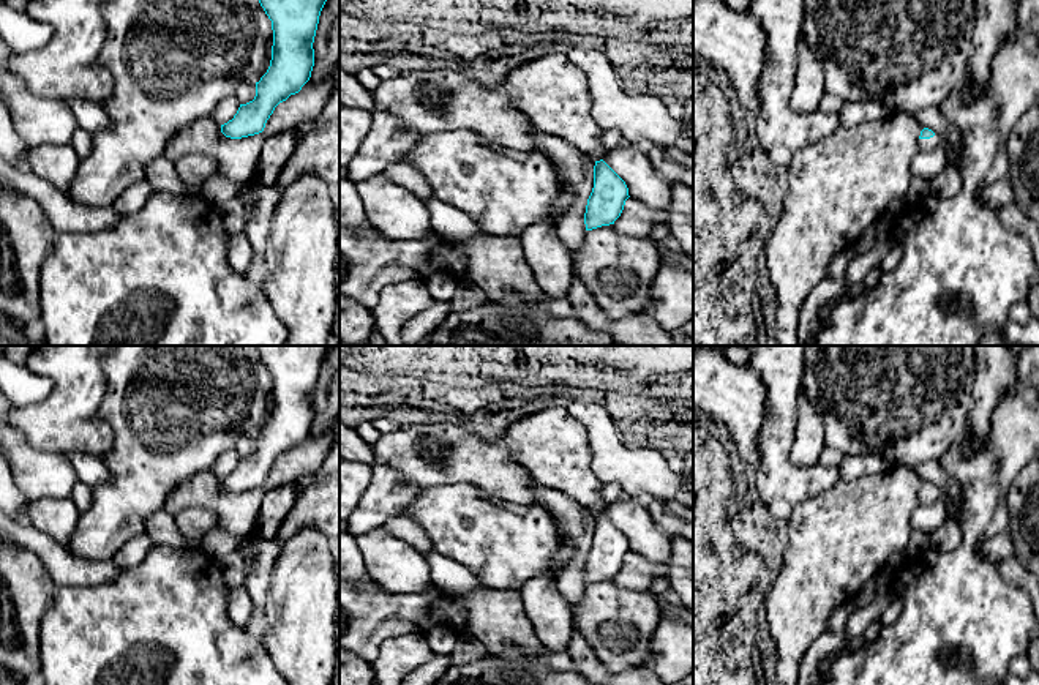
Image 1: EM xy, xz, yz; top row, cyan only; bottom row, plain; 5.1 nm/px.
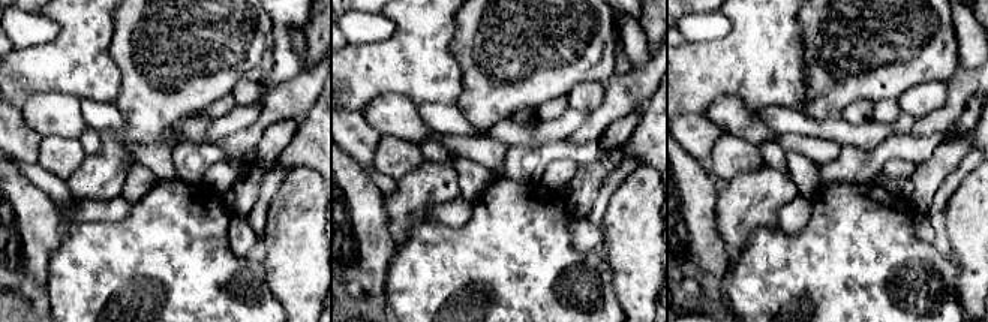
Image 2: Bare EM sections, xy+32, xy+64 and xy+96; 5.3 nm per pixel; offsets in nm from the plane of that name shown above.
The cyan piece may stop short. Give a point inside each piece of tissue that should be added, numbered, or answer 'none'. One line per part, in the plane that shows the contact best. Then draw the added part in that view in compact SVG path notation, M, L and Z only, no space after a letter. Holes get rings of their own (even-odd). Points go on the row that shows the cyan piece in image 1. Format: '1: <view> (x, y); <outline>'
1: yz (937, 141); M935 133L935 136L930 139L919 139L921 152L933 152L940 147L943 147L946 150L946 158L947 158L949 156L949 142L944 137L941 137L938 133Z

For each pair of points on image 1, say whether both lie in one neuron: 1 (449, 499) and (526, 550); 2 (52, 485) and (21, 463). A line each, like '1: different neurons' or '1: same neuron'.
1: same neuron
2: same neuron

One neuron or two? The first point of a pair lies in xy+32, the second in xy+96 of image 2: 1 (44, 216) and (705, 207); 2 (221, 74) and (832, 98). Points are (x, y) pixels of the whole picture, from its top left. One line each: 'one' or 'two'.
1: one
2: one

